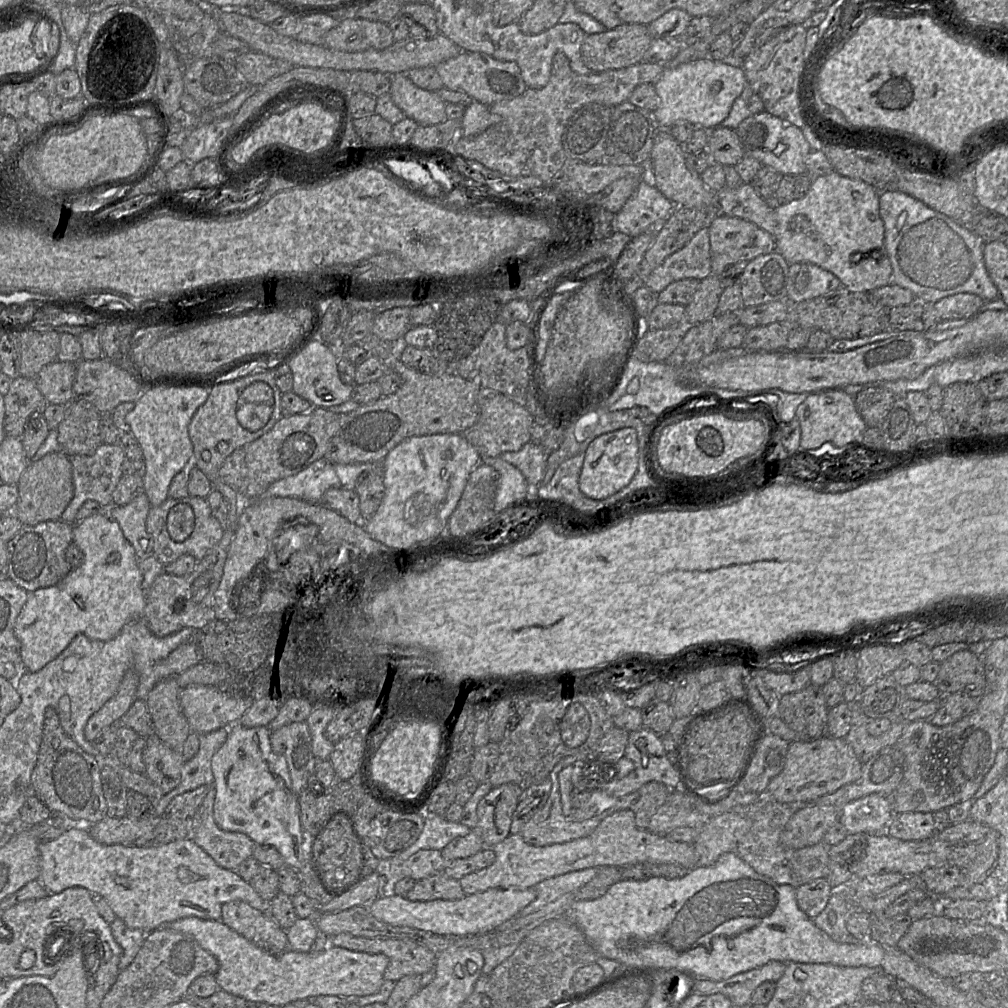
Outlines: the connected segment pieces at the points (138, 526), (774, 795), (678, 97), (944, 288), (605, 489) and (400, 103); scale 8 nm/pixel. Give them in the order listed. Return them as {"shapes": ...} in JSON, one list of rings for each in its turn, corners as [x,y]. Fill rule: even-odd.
{"shapes":[[[[141,492],[125,505],[112,505],[104,510],[118,523],[124,537],[133,546],[138,560],[154,554],[153,540],[146,529],[150,508],[147,495]]],[[[823,736],[814,741],[796,740],[789,744],[784,768],[770,781],[766,795],[778,803],[810,803],[857,780],[861,766],[844,738]]],[[[707,56],[675,68],[666,68],[654,83],[659,96],[654,118],[661,129],[670,129],[677,121],[686,120],[696,127],[713,130],[728,117],[746,84],[744,69],[735,61],[716,61]]],[[[889,190],[889,191],[880,191],[879,196],[879,213],[880,217],[884,224],[884,244],[887,255],[891,262],[892,266],[892,283],[904,289],[908,289],[915,296],[915,302],[922,302],[924,304],[933,304],[940,299],[954,296],[960,293],[974,294],[982,298],[985,303],[993,301],[999,297],[999,291],[997,287],[992,282],[991,278],[988,275],[988,272],[984,263],[984,244],[983,239],[970,231],[968,228],[964,227],[961,224],[958,224],[956,221],[951,219],[950,217],[935,211],[930,208],[922,201],[897,190]]],[[[621,428],[599,435],[585,452],[579,476],[579,489],[589,499],[604,500],[630,483],[636,474],[638,463],[639,442],[634,428]]],[[[406,74],[392,76],[390,96],[406,118],[419,126],[430,126],[448,120],[446,102],[437,92],[416,86]]]]}

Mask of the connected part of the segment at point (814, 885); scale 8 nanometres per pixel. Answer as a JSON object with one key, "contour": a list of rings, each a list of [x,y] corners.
{"contour":[[[825,878],[813,880],[795,889],[797,905],[810,919],[824,910],[832,893],[833,888]]]}

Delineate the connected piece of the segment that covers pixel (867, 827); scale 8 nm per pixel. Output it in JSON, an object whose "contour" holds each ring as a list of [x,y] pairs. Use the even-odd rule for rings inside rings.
{"contour":[[[870,794],[840,808],[839,822],[848,834],[884,832],[894,817],[890,797]]]}

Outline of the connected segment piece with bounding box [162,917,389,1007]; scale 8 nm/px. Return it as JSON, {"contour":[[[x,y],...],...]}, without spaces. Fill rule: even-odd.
{"contour":[[[187,917],[162,927],[192,935],[218,961],[214,976],[219,989],[257,1004],[281,1007],[297,1000],[313,1000],[320,995],[352,999],[375,994],[384,983],[384,972],[389,965],[388,957],[383,954],[334,946],[319,953],[289,949],[274,954],[248,941],[221,920]]]}

